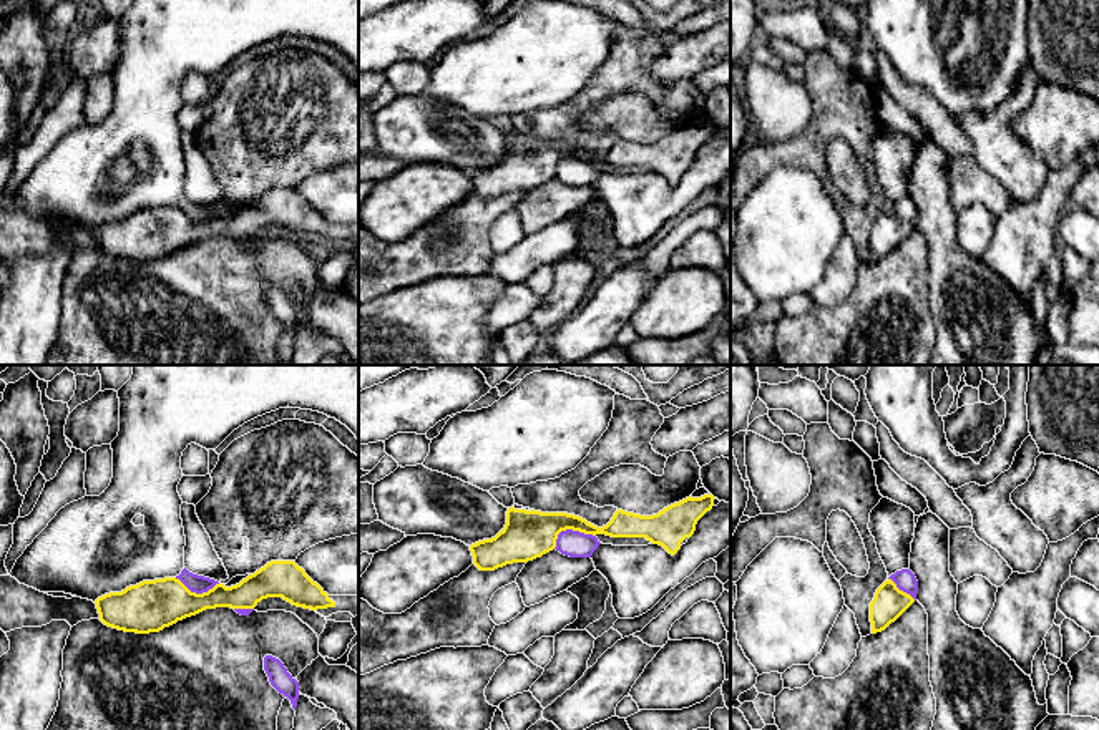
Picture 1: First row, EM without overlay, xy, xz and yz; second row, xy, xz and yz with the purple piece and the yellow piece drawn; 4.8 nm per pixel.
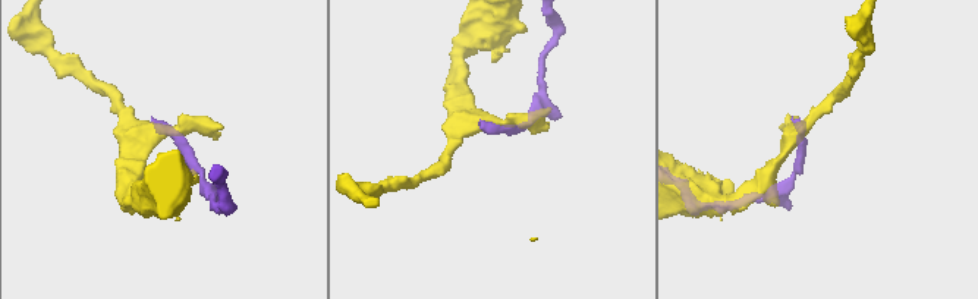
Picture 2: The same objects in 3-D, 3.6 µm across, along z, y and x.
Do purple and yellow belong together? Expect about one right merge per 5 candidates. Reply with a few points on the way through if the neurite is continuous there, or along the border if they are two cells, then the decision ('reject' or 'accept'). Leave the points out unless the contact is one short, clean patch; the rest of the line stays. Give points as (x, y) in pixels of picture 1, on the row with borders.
border along xz (595, 536), (563, 530), (553, 548); reject

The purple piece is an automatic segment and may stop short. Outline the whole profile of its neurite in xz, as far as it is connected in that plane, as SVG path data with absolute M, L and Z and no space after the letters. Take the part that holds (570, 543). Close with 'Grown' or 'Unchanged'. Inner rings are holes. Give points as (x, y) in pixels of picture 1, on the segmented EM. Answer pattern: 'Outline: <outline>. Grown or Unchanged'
Outline: M566 529L558 534L554 549L569 557L591 557L599 544L593 534Z. Unchanged

